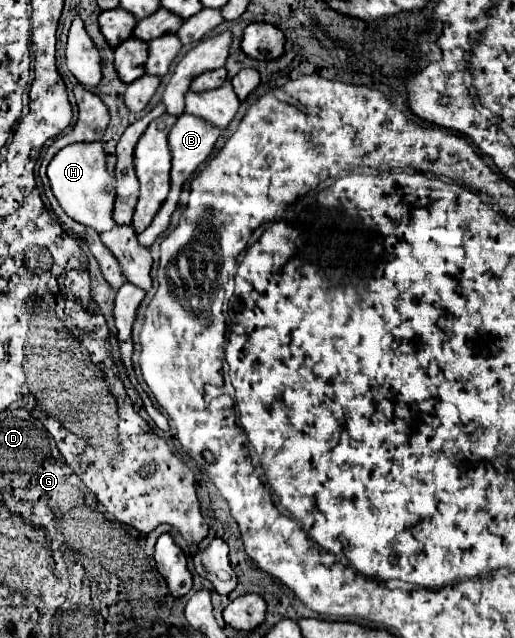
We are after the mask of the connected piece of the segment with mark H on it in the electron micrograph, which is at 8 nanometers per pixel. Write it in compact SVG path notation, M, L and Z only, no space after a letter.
M101 141L73 143L73 145L63 147L51 159L51 163L47 167L47 175L49 175L53 195L57 197L59 205L65 209L65 213L71 219L75 219L87 227L93 227L99 233L115 227L115 221L113 221L113 203L117 199L115 179L107 171L105 151L103 151Z

